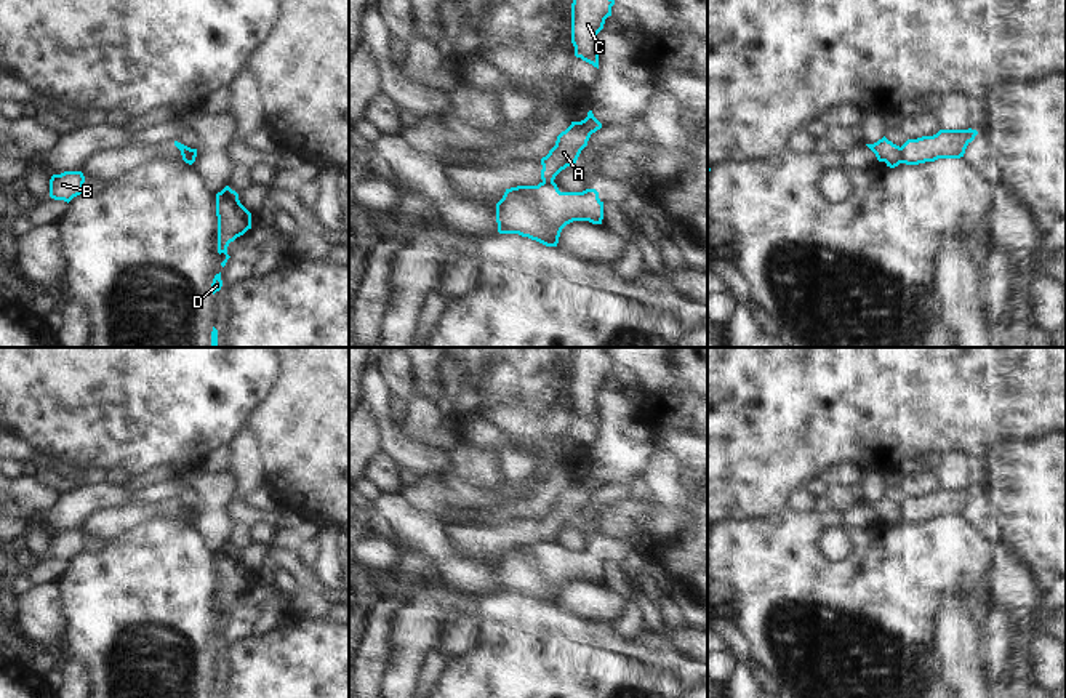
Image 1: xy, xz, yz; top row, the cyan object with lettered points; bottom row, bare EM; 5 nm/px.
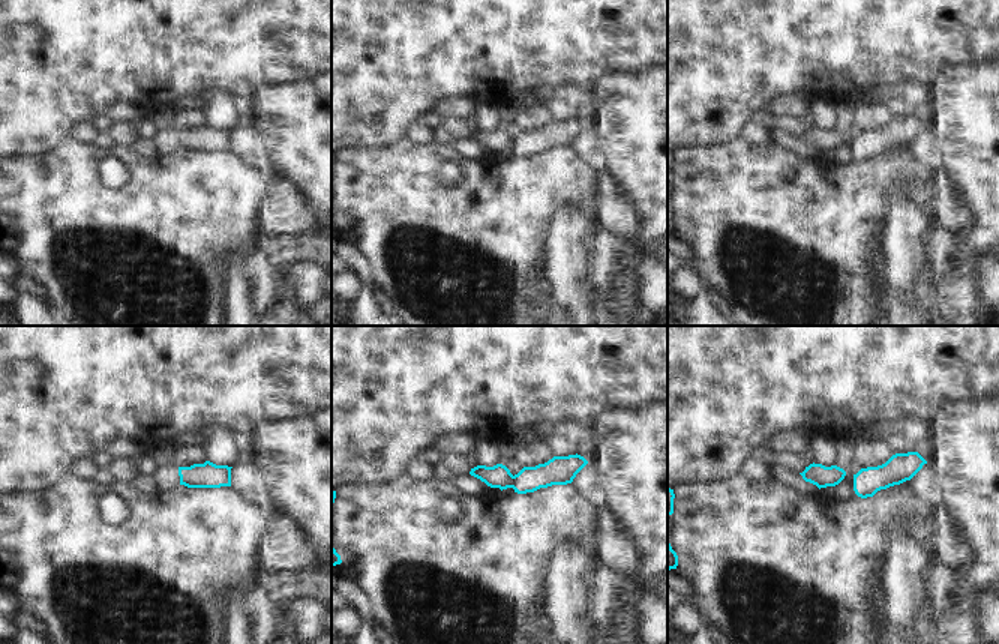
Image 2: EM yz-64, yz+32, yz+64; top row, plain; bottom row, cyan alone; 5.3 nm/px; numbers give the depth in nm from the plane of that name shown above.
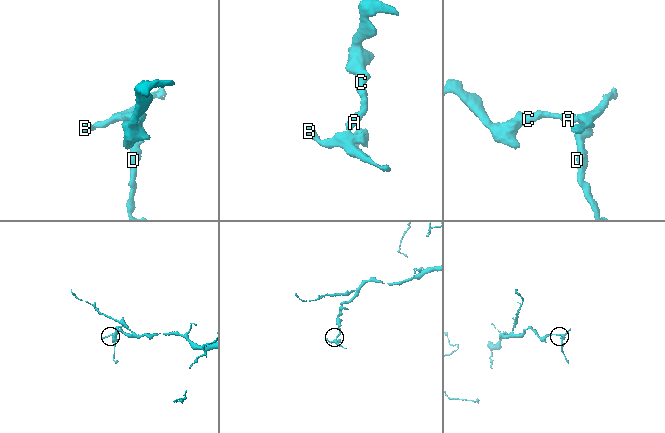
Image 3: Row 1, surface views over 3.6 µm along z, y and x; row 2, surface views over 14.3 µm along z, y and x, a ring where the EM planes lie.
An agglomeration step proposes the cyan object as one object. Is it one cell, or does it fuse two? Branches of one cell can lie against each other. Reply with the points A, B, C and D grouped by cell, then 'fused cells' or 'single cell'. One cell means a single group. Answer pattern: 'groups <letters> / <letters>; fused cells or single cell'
groups A C / B D; fused cells

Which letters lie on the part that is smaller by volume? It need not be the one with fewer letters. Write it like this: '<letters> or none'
B, D

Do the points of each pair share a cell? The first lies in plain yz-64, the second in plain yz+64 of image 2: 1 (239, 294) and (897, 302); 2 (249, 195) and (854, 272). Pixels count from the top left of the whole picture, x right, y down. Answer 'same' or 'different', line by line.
1: different
2: same

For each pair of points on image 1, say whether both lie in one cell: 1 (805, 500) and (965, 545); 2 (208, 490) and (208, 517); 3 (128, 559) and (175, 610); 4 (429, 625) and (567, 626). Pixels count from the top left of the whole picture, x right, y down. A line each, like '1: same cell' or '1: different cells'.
1: different cells
2: same cell
3: same cell
4: same cell

